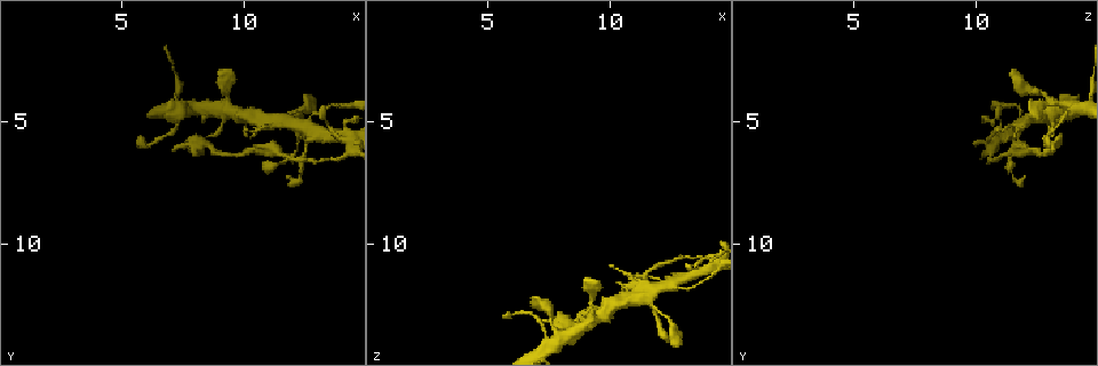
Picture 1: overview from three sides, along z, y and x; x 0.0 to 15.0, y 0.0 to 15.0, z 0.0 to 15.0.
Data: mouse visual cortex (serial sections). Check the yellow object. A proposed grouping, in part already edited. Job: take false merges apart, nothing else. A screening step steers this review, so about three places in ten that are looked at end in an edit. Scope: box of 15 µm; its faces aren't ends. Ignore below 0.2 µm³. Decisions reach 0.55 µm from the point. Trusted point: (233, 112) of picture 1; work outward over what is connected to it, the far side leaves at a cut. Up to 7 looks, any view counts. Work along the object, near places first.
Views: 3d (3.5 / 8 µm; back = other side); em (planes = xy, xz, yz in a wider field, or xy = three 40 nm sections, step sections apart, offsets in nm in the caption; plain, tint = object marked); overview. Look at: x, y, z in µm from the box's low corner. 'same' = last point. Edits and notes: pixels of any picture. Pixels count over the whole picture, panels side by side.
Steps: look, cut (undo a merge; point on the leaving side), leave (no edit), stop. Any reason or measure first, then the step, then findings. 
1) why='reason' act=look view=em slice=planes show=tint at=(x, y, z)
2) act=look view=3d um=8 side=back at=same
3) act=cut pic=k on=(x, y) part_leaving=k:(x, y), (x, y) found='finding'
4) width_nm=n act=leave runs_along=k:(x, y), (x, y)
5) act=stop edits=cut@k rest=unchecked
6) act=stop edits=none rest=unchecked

act=look view=3d um=8 at=(12.5, 5.3, 11.6)

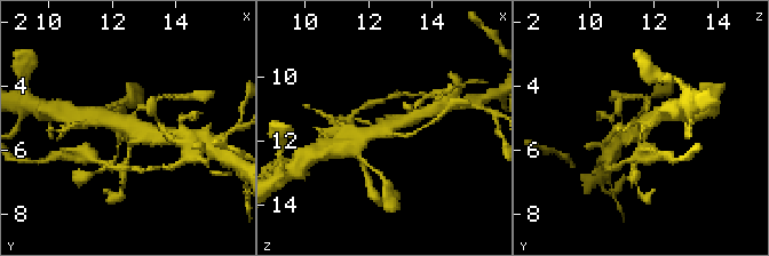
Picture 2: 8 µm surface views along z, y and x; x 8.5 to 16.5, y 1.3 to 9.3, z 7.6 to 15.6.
why='closer look' act=look view=3d um=3.5 at=(12.5, 5.2, 11.7)

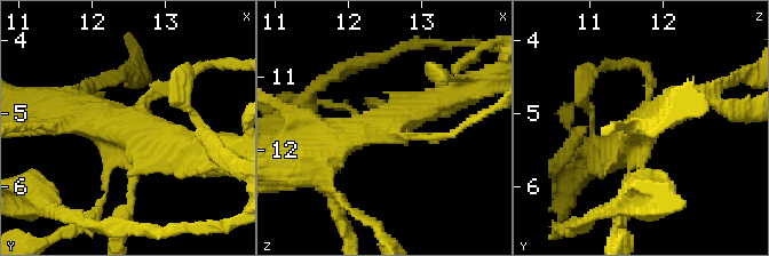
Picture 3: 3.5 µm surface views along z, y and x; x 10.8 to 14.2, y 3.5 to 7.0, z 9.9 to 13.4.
act=look view=em slice=xy step=3 show=tint at=(12.55, 5.25, 11.65)

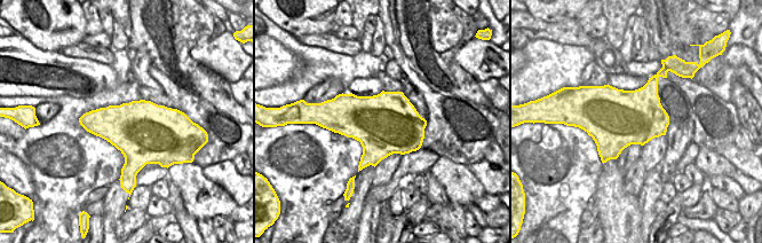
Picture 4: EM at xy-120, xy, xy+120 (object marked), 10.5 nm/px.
act=leave runs_along=3:(320, 154), (359, 130), (451, 98) found='one cell here'

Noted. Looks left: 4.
why='abrupt turn' act=look view=3d um=8 side=back at=(14.3, 5.5, 11.0)

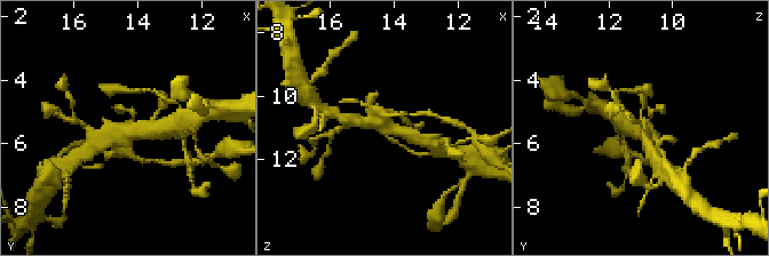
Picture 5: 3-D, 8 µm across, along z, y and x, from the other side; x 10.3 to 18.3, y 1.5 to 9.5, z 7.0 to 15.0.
act=look view=3d um=3.5 at=(14.3, 5.5, 11.0)

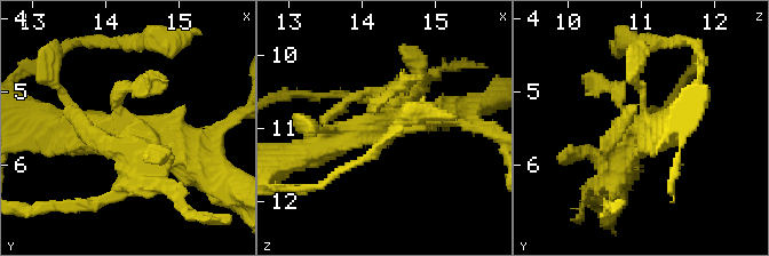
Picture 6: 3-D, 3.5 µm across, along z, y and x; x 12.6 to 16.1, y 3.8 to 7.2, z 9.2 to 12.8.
why='shape alone is not enough' act=look view=em slice=xy step=1 show=tint at=(14.20, 5.55, 11.05)

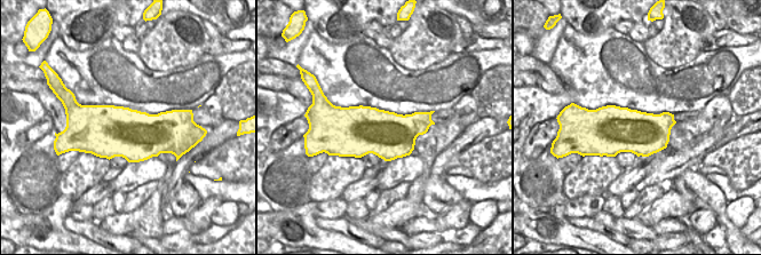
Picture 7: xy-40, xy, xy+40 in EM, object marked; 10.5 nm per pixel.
act=cut pic=6 on=(112, 199) found='two cells meet here'

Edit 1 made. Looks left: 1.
act=stop edits=cut@6 rest=unchecked

